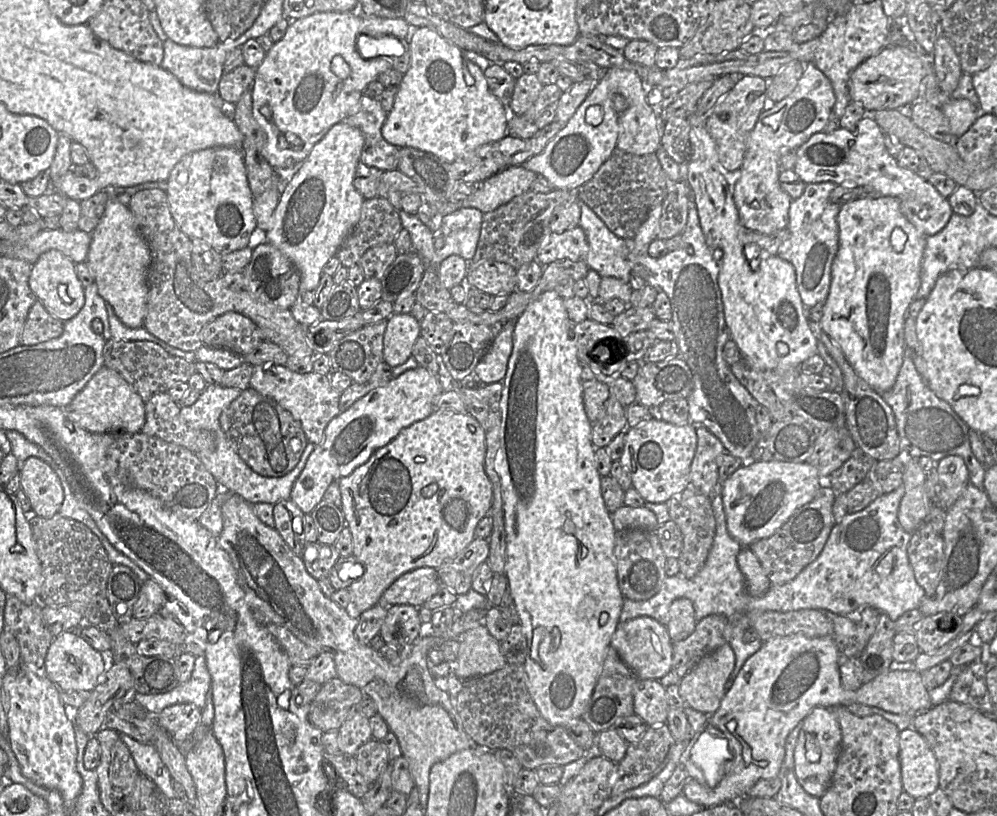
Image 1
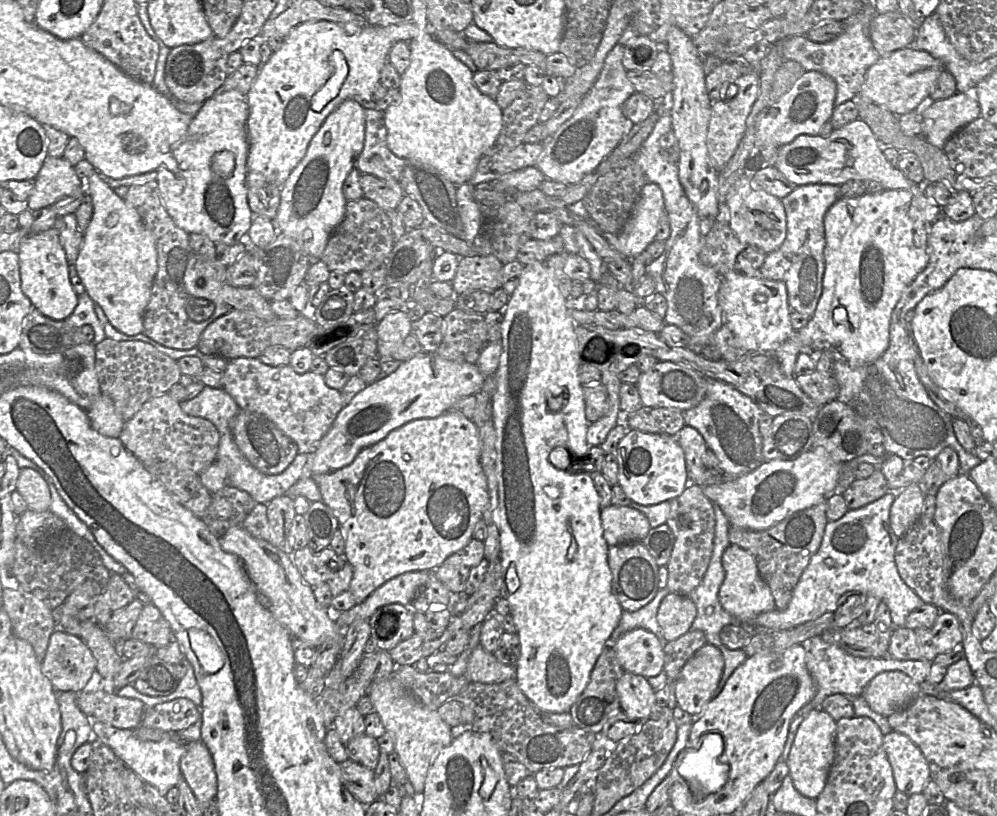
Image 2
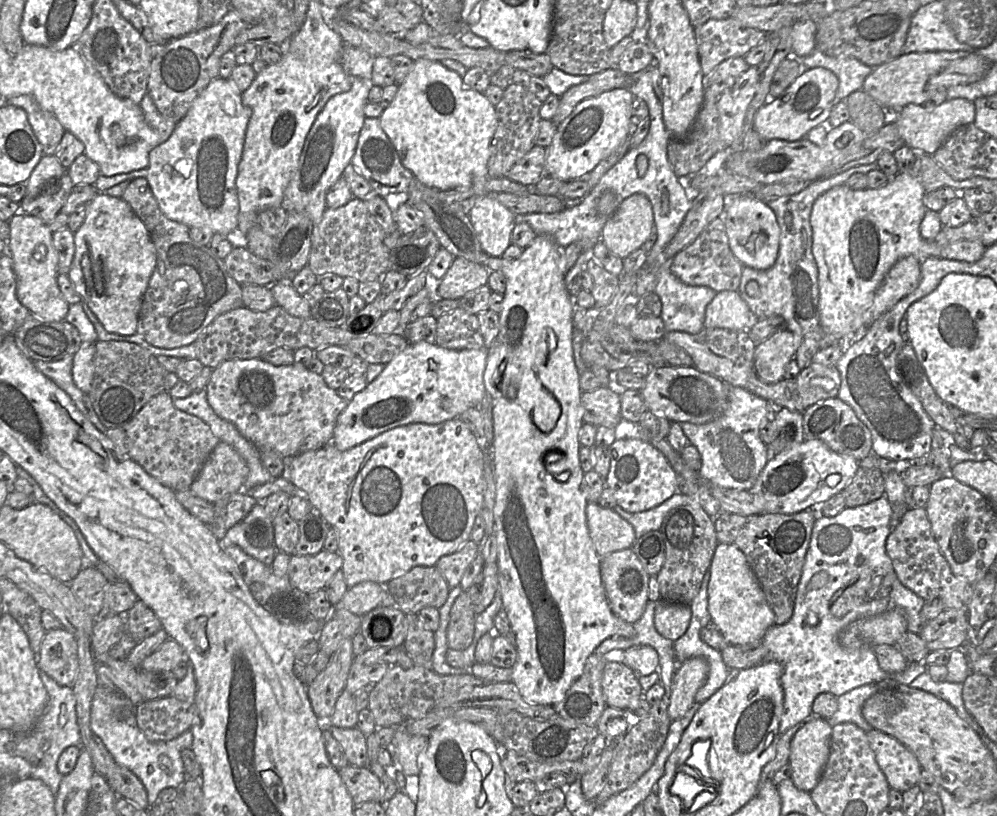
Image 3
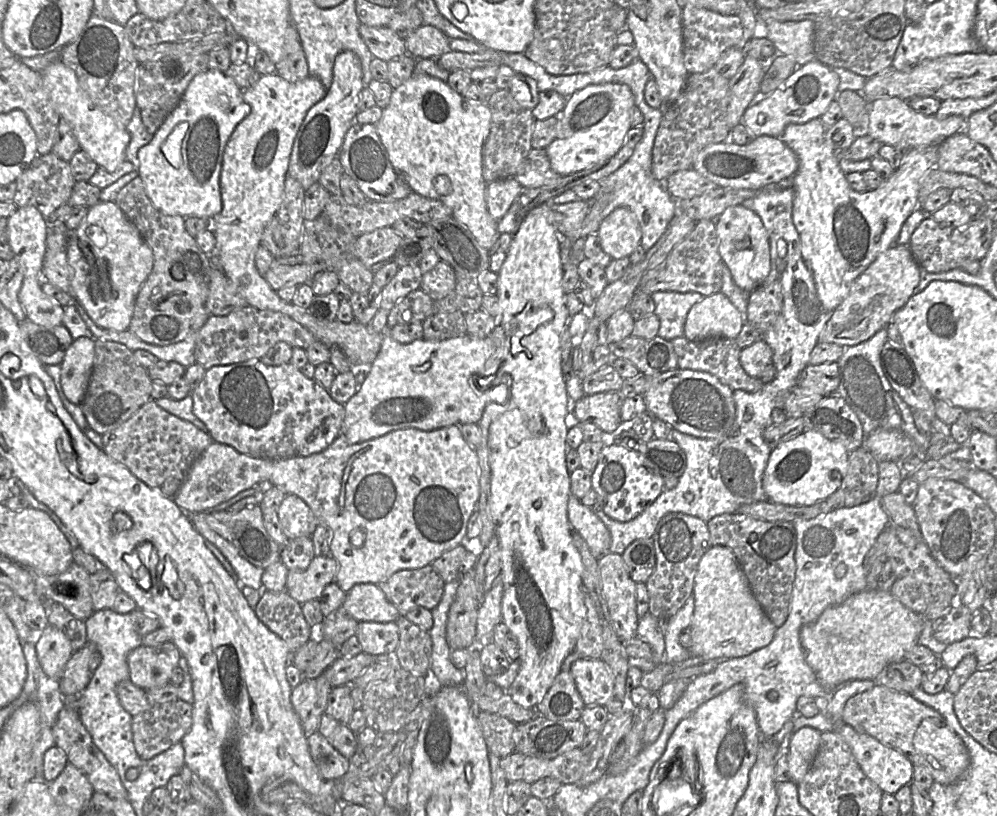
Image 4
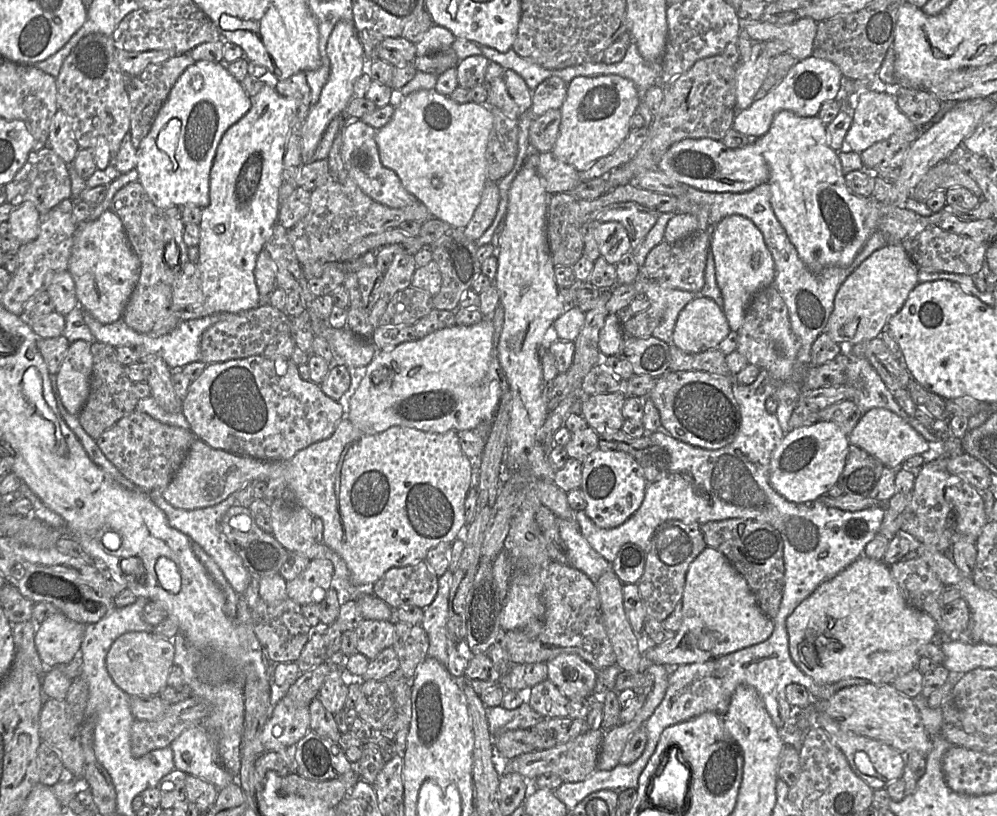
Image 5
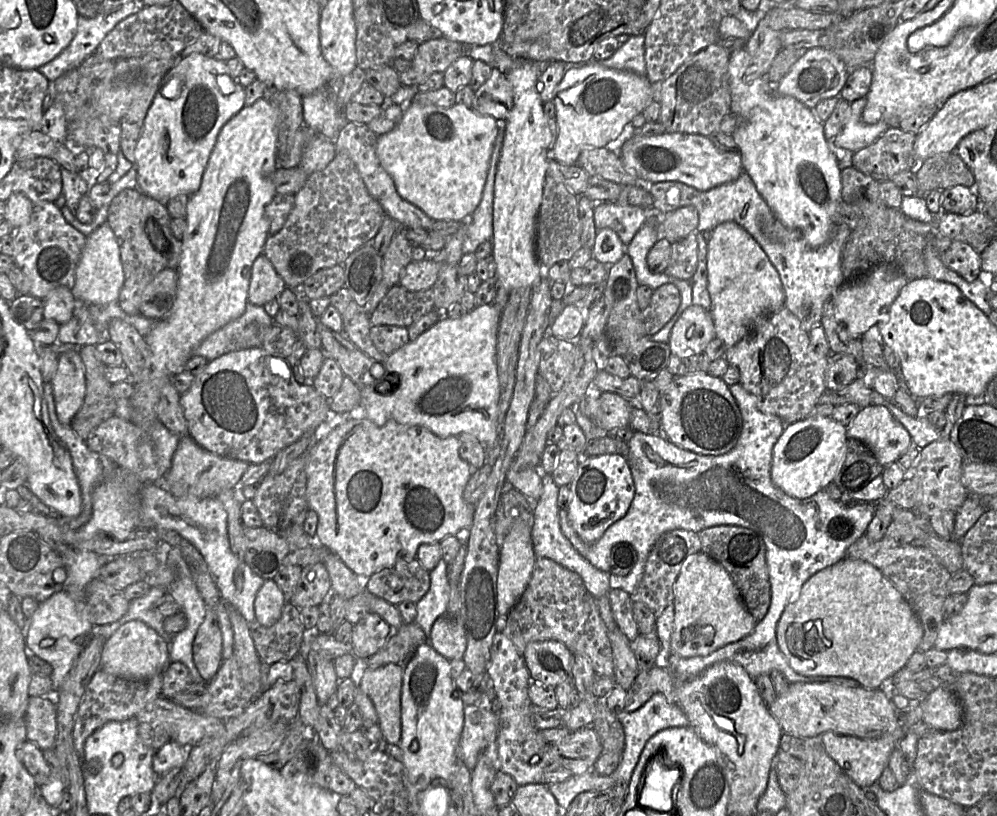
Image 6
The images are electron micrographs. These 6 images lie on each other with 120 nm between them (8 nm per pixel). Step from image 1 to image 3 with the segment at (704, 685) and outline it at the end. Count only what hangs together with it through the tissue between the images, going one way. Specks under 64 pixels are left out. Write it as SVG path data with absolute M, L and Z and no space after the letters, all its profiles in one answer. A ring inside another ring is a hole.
M689 658L676 665L667 707L667 713L672 721L683 717L695 703L695 695L704 684L707 674L708 664L703 658Z

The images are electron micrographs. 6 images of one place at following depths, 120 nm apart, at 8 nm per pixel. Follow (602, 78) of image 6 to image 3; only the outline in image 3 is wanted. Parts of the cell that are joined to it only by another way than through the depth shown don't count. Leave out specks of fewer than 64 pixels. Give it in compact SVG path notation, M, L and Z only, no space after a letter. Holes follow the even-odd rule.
M619 88L581 101L557 126L551 144L545 148L548 176L562 181L580 179L622 145L636 128L630 122L633 98L628 89Z

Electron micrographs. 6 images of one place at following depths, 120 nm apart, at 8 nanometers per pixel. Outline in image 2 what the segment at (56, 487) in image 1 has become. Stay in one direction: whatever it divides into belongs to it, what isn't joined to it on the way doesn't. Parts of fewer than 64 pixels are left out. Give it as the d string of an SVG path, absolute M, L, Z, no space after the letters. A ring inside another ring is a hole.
M31 468L20 469L16 491L25 500L28 509L36 512L49 510L51 495L47 482Z

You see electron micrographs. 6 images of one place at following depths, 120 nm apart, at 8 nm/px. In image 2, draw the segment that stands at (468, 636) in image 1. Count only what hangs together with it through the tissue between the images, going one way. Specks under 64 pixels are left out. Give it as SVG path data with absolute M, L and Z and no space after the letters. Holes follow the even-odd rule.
M479 644L473 649L463 675L469 682L501 683L515 679L515 669L515 667L500 663L493 653L487 652Z

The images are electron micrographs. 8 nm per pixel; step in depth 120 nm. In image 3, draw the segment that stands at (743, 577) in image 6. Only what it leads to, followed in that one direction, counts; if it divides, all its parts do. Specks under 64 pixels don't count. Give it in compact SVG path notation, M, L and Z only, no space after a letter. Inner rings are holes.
M807 509L794 514L750 516L720 513L714 518L717 542L735 545L744 553L774 613L775 625L785 624L792 616L797 585L809 547L813 525L817 518L815 509Z

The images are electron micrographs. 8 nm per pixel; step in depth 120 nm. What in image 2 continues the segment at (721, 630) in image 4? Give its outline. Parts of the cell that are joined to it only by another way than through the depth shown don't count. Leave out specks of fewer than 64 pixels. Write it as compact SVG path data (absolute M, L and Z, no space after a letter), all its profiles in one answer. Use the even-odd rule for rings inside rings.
M730 544L722 554L725 578L718 592L723 609L741 625L751 629L754 619L761 613L775 609L775 602L768 584L761 577L754 557L738 545Z

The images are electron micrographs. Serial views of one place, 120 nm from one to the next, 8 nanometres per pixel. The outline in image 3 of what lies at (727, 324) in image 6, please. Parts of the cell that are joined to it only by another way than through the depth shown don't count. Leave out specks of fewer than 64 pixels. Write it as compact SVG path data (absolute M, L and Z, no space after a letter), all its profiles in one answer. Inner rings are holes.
M751 195L733 196L728 199L722 219L729 248L744 267L767 270L773 266L779 251L780 227L766 201Z

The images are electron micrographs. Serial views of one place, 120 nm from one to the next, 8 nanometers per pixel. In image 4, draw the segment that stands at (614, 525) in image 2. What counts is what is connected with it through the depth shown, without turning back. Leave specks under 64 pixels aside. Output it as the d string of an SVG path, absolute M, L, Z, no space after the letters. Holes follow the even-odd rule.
M574 495L568 500L568 519L573 530L585 540L595 558L609 552L611 534L607 526L593 510L583 505Z

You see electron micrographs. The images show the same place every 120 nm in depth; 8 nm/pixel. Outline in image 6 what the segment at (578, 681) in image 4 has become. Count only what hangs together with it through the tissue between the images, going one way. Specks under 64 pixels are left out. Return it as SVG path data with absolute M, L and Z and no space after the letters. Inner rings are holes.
M559 641L531 642L521 656L535 683L556 687L571 678L573 653Z

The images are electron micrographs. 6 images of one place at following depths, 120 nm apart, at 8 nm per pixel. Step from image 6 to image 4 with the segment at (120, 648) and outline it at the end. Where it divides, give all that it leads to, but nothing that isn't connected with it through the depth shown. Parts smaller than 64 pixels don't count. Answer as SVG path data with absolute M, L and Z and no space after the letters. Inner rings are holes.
M173 642L159 646L140 645L127 657L129 680L146 691L162 687L170 682L181 656Z

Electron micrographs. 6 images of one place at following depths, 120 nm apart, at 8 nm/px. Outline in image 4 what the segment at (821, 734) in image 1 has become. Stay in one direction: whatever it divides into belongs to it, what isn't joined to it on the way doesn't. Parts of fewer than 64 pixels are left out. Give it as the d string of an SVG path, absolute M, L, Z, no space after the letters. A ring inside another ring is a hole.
M806 726L791 734L787 753L788 768L791 781L796 785L807 774L818 751L821 732Z

